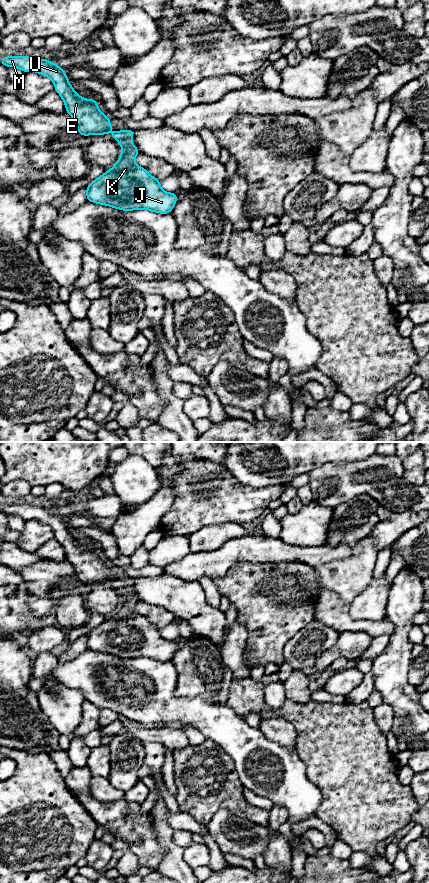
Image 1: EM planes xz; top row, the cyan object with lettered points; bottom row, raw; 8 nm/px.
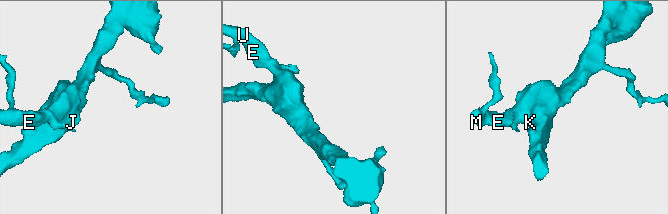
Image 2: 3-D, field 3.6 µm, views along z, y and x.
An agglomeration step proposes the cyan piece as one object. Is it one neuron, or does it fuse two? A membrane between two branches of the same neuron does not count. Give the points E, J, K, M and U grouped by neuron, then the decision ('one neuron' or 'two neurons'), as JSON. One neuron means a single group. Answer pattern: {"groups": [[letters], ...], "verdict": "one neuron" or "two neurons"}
{"groups": [["E", "J", "K", "M", "U"]], "verdict": "one neuron"}

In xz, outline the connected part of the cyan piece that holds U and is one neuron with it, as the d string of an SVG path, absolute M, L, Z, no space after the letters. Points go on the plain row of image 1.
M7 504L0 507L6 515L16 515L25 521L34 519L50 526L55 539L61 544L66 559L74 568L77 579L82 584L107 583L112 579L111 568L98 556L98 550L79 544L70 533L63 516L52 509L31 504Z

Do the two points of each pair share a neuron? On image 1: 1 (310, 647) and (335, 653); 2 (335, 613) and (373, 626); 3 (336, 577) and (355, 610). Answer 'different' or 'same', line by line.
1: different
2: same
3: different

